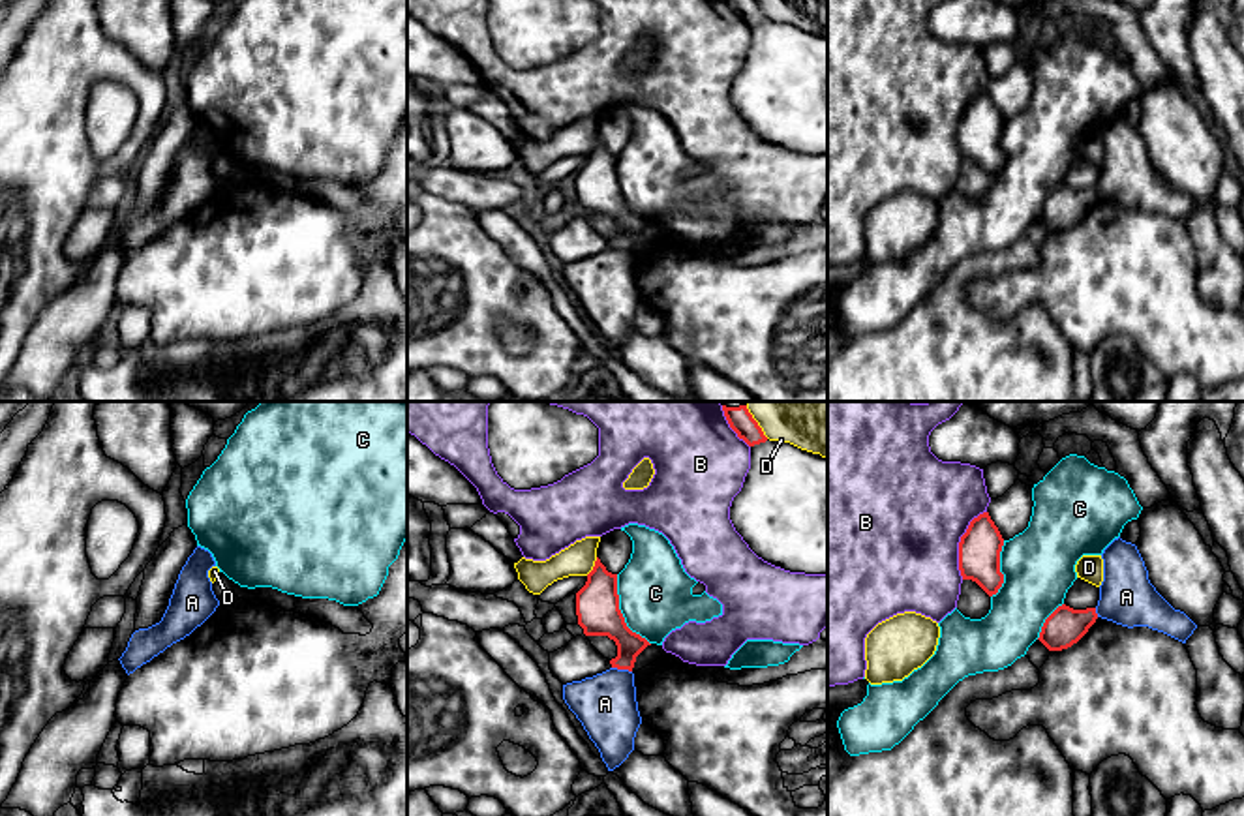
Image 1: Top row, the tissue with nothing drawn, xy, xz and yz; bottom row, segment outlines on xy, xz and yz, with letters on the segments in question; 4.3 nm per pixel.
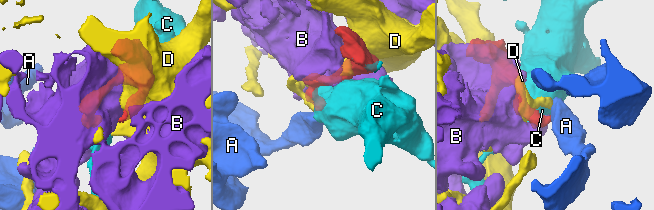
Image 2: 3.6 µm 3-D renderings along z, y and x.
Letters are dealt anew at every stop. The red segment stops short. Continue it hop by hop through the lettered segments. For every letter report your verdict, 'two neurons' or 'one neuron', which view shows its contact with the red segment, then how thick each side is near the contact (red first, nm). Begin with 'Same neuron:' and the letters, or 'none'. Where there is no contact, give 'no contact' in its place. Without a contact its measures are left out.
Same neuron: none
A: two neurons; contact in xz; calibres 180 and 260 nm
B: two neurons; contact in yz; calibres 180 and 500 nm
C: two neurons; contact in xz; calibres 190 and 320 nm
D: two neurons; contact in xz; calibres 190 and 140 nm

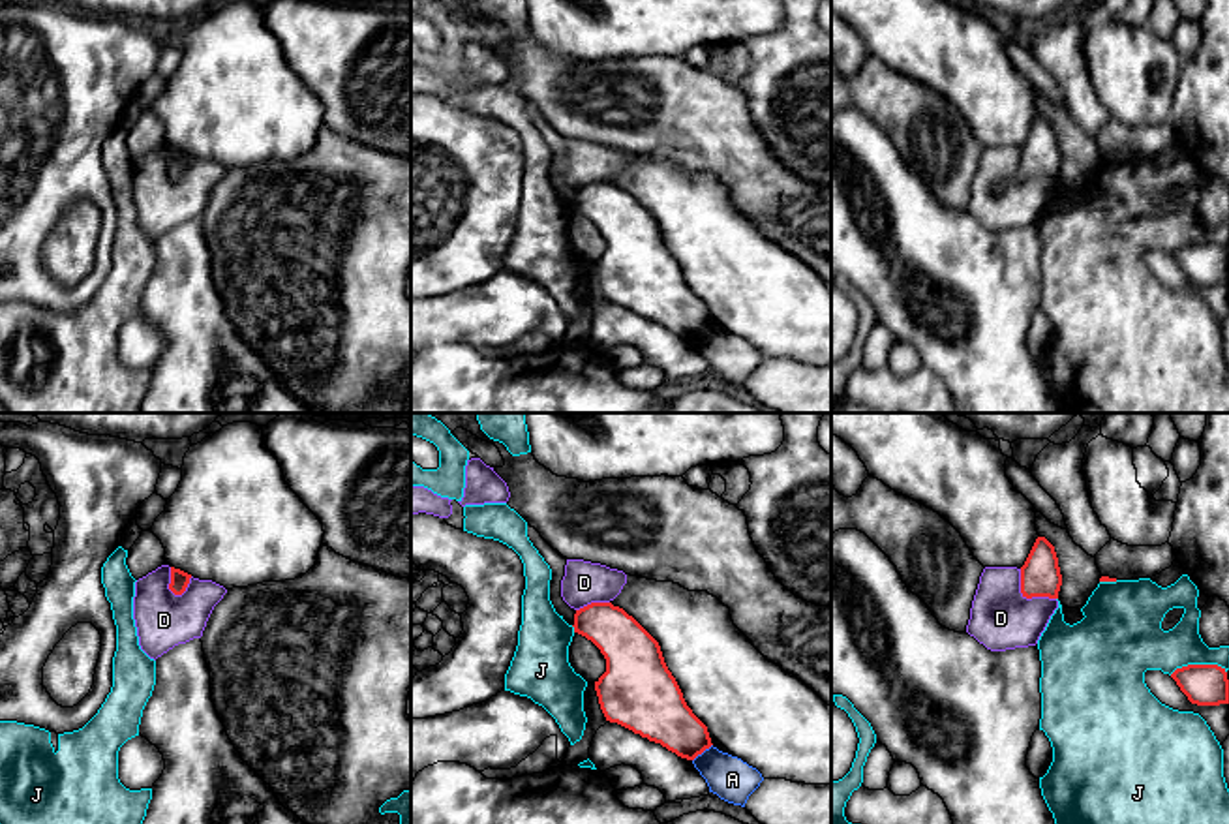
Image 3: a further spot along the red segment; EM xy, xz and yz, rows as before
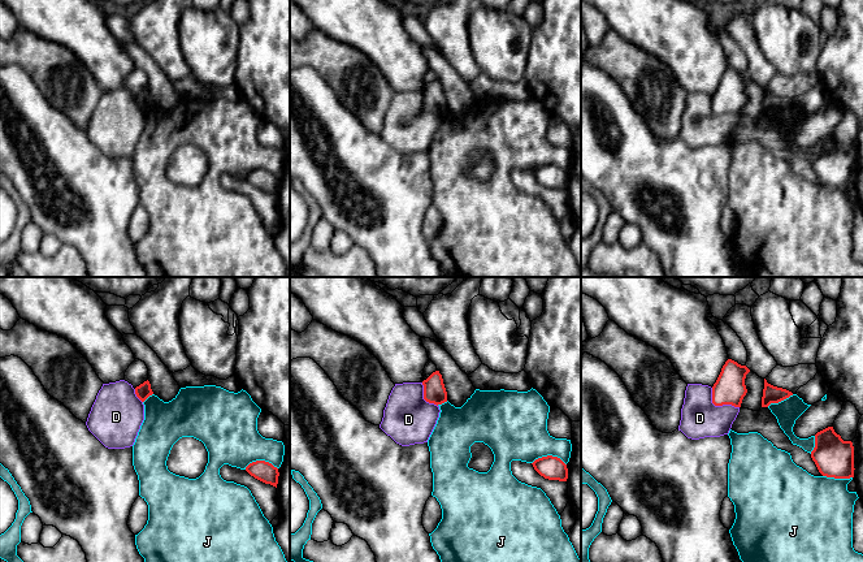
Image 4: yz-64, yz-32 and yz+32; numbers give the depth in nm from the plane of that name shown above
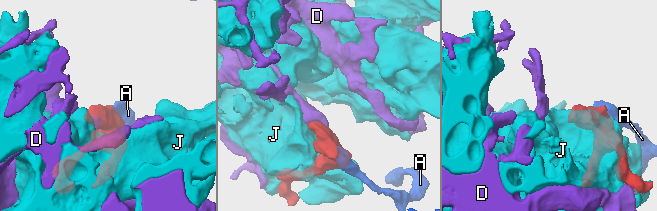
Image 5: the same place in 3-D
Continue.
Same neuron: none
A: two neurons; contact in xz; calibres 240 and 190 nm
D: two neurons; contact in yz; calibres 180 and 280 nm
J: two neurons; contact in yz; calibres 180 and 220 nm

